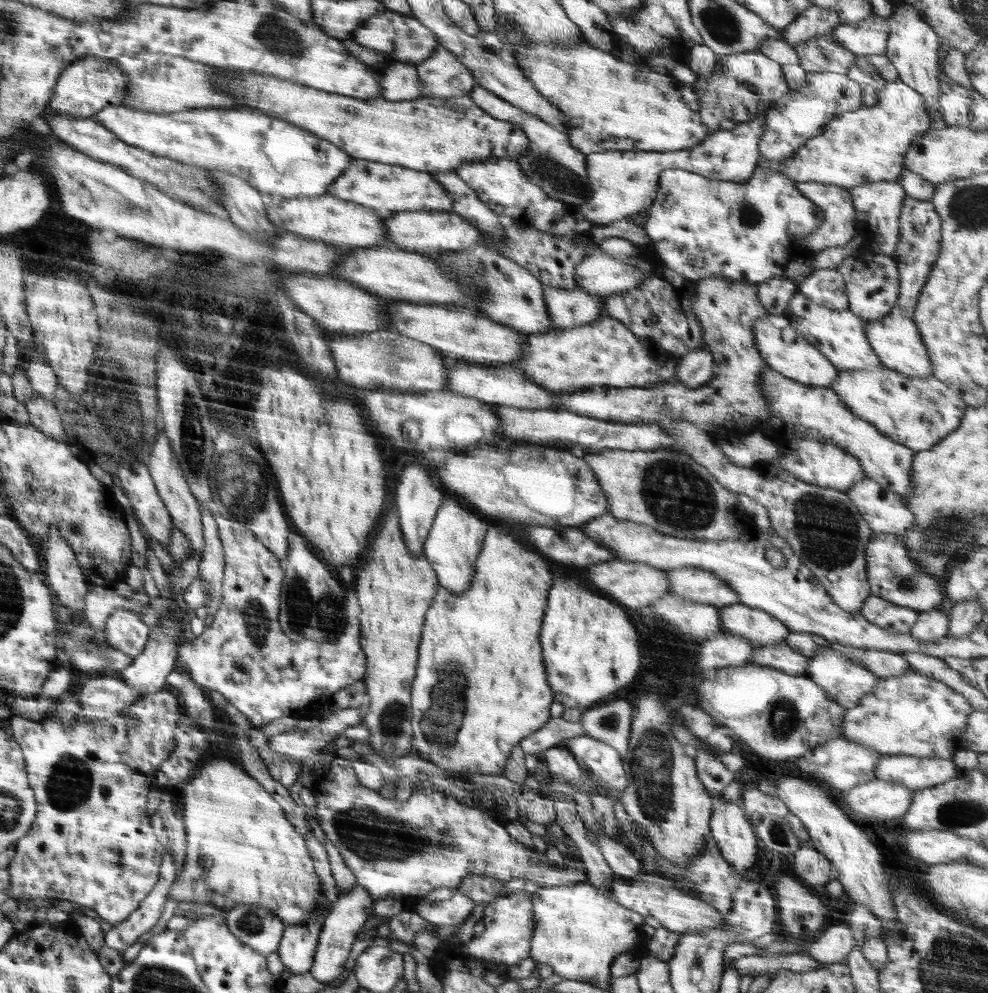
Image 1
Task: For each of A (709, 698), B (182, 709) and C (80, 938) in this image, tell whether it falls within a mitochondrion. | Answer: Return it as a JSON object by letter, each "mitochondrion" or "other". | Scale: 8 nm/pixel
{"A":"other","B":"other","C":"other"}

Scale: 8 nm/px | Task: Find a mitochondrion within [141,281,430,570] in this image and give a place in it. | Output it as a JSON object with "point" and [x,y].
{"point":[239,483]}

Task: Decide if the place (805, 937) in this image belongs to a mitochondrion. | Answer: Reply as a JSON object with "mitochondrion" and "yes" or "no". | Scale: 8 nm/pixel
{"mitochondrion":"no"}

